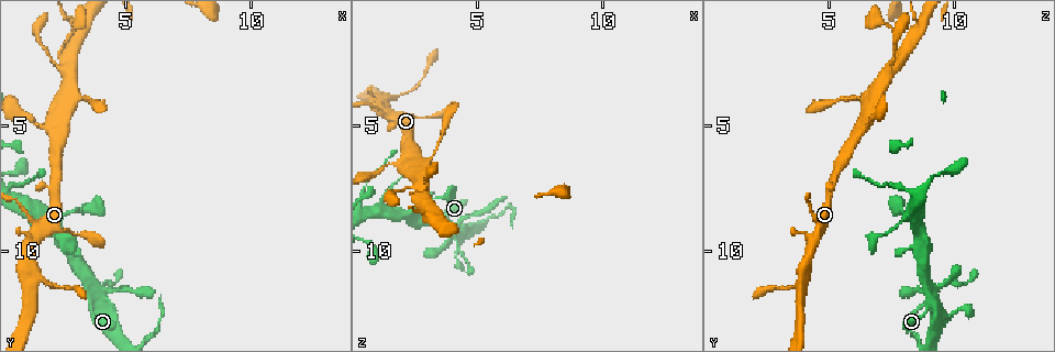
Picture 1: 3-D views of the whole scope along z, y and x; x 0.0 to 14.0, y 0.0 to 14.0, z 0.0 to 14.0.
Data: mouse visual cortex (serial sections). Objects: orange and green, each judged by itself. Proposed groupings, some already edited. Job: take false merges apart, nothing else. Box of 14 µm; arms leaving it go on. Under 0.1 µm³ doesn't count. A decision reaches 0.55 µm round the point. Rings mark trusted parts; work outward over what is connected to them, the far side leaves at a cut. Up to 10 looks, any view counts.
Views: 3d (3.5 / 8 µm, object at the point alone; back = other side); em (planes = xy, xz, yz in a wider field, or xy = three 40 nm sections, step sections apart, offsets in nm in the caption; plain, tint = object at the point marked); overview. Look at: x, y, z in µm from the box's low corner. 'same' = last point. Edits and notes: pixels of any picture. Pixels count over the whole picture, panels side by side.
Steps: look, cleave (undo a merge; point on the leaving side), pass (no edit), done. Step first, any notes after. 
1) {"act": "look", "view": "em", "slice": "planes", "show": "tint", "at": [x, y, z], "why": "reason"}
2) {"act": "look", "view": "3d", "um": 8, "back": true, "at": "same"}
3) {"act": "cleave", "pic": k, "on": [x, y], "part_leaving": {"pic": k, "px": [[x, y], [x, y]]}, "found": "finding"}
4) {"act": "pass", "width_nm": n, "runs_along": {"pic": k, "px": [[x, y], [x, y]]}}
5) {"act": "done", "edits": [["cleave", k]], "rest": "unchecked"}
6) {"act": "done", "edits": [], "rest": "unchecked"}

{"act": "look", "view": "3d", "um": 3.5, "at": [1.3, 8.4, 8.3], "why": "small branch off a trunk"}

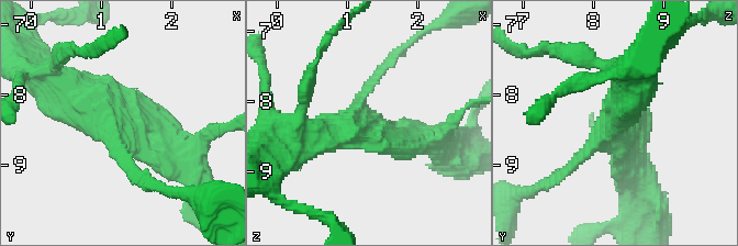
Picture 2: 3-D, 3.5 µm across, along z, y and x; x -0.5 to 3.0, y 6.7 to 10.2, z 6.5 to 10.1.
{"act": "look", "view": "em", "slice": "xy", "step": 3, "show": "tint", "at": [1.20, 8.30, 8.40], "arms": 3, "arm_widths_nm": [150, 350, 450]}

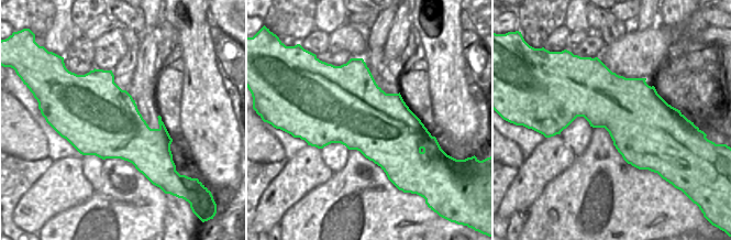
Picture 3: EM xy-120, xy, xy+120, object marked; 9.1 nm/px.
{"act": "pass", "runs_along": {"pic": 2, "px": [[178, 152], [56, 80]]}, "found": "all the same cell"}

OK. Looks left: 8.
{"act": "look", "view": "3d", "um": 8, "at": [3.4, 8.4, 7.8], "why": "calibre changes"}

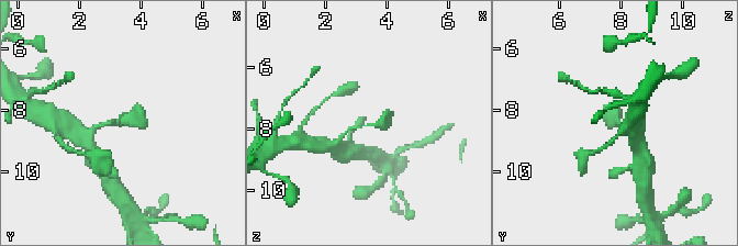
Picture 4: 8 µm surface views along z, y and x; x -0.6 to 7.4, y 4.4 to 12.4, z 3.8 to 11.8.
{"act": "look", "view": "3d", "um": 3.5, "at": [3.5, 8.3, 7.9], "why": "zoom in"}

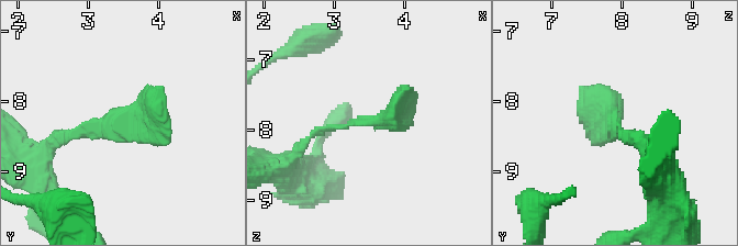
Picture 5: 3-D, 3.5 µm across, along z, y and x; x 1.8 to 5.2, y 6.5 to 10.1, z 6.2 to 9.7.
{"act": "look", "view": "em", "slice": "xy", "step": 1, "show": "tint", "at": [3.50, 8.35, 7.90]}

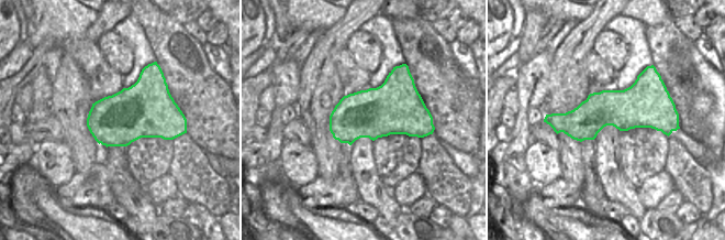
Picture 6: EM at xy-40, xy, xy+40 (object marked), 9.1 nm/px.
{"act": "pass", "found": "one cell here"}

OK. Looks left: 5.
{"act": "look", "view": "3d", "um": 3.5, "at": [2.3, 5.2, 6.2], "why": "small branch off a trunk"}

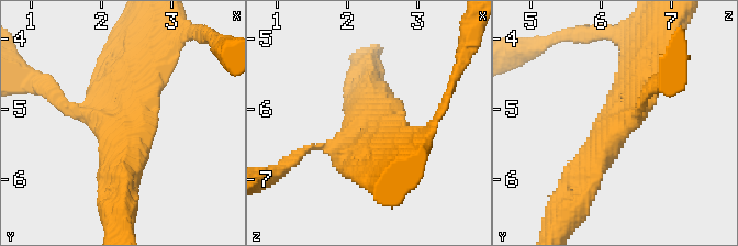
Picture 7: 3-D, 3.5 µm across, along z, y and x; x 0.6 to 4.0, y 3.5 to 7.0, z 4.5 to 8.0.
{"act": "look", "view": "em", "slice": "xy", "step": 3, "show": "tint", "at": [2.35, 5.25, 6.20], "arms": 3, "arm_widths_nm": [200, 400, 500], "why": "need the tissue"}

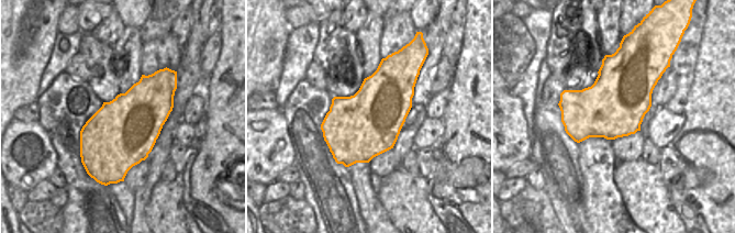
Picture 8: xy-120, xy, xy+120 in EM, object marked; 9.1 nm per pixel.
{"act": "look", "view": "em", "slice": "xy", "step": 5, "show": "tint", "at": "same"}

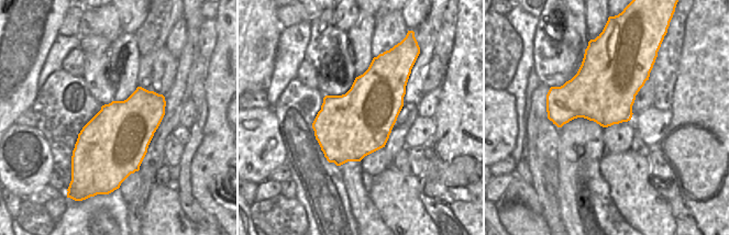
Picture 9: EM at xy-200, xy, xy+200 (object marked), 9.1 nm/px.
{"act": "pass", "runs_along": {"pic": 7, "px": [[577, 190], [636, 100], [650, 63]]}, "found": "one cell here"}

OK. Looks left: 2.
{"act": "look", "view": "em", "slice": "xy", "step": 3, "show": "tint", "at": [2.8, 2.6, 7.8], "why": "abrupt turn"}

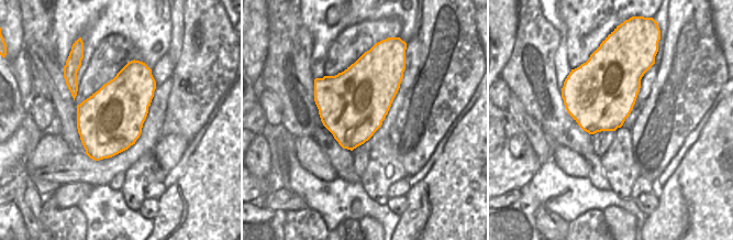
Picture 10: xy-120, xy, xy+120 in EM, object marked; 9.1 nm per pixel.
{"act": "look", "view": "3d", "um": 3.5, "at": "same", "why": "see where the arms go"}

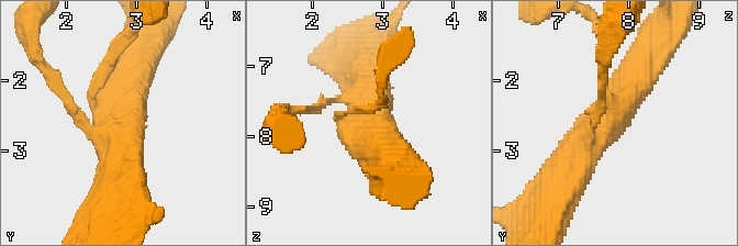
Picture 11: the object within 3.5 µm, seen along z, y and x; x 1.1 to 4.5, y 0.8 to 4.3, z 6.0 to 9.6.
{"act": "pass", "arm_widths_nm": [100, 150, 450, 500], "found": "one cell here"}

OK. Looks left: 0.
{"act": "done", "edits": [], "rest": "unchecked"}

